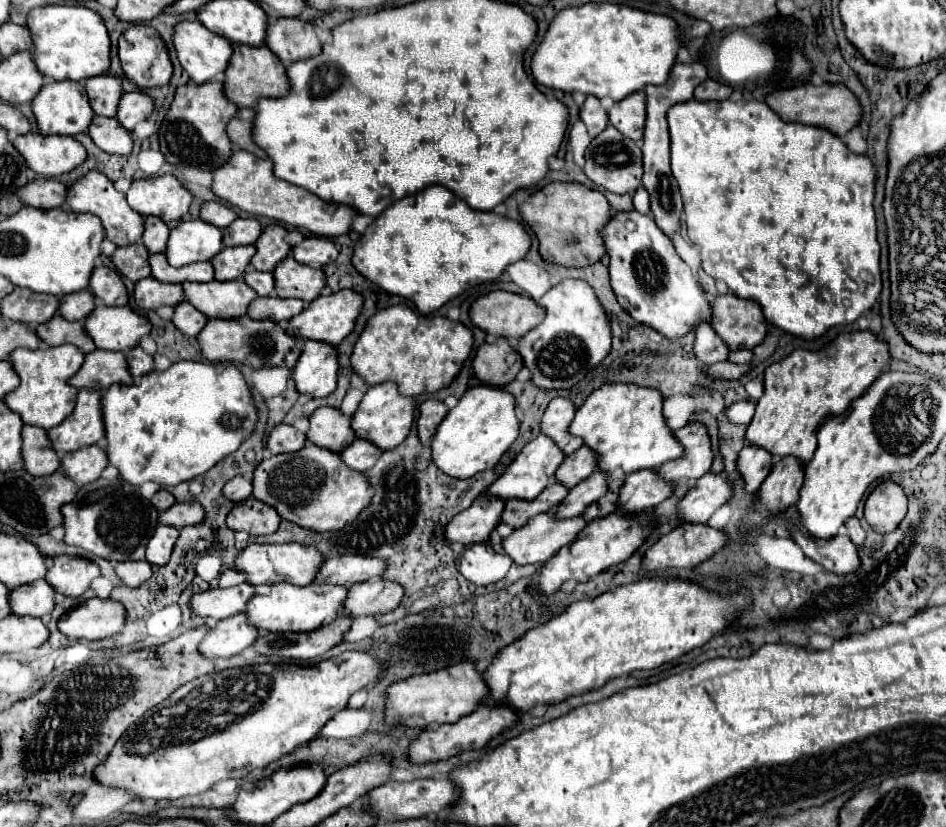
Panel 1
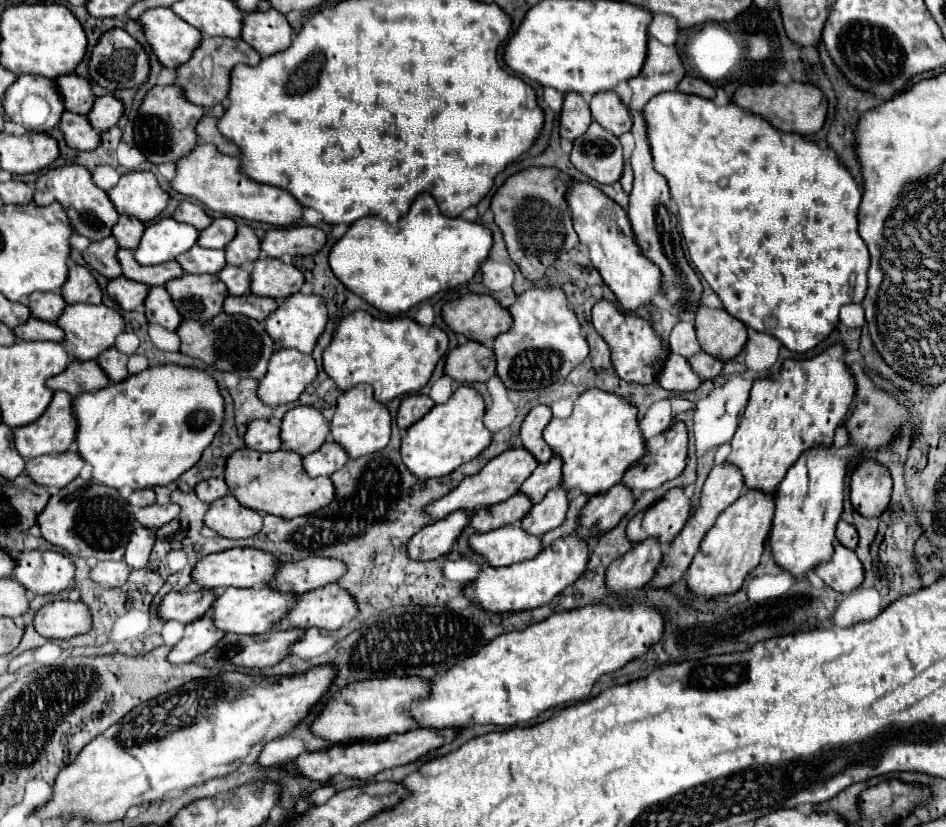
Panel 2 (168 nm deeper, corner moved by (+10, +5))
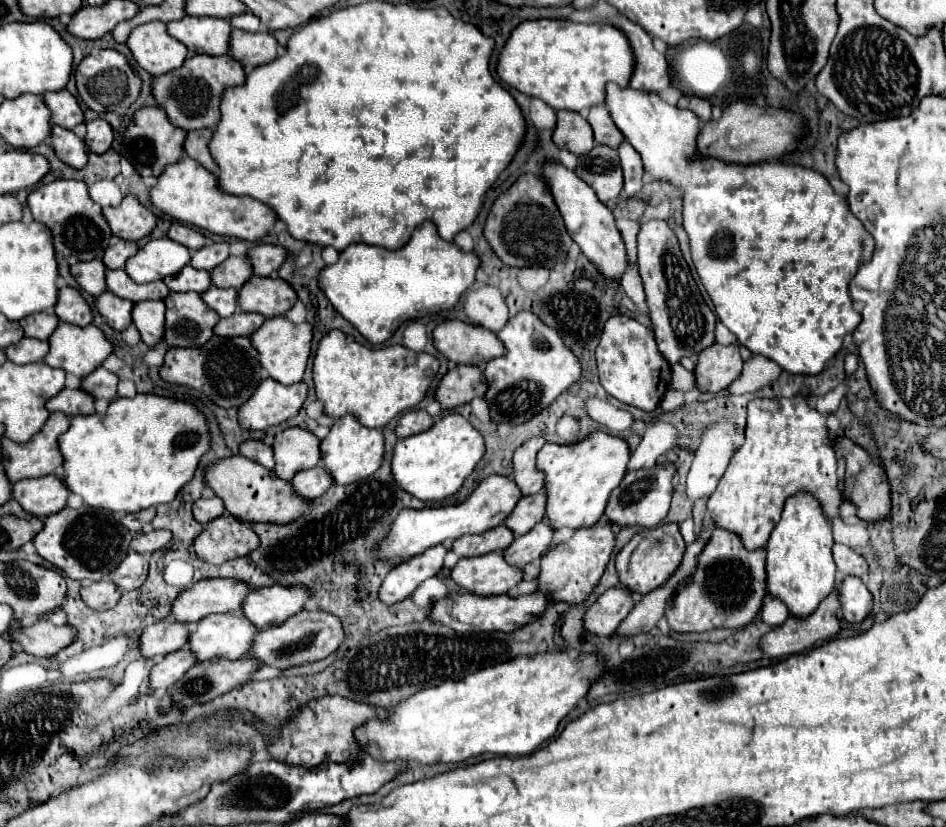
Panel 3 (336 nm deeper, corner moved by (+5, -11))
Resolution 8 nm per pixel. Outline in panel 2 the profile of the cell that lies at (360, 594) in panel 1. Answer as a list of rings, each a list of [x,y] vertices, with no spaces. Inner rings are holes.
[[[328,584],[298,596],[296,604],[288,610],[288,616],[284,616],[276,628],[282,628],[282,624],[288,622],[290,628],[320,628],[334,632],[348,624],[356,614],[358,606],[352,596],[338,584]]]

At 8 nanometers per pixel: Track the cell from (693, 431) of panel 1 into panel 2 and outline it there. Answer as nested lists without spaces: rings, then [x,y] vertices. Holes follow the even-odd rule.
[[[676,422],[674,426],[670,426],[670,430],[646,440],[646,454],[640,460],[636,460],[636,464],[632,464],[632,468],[628,468],[628,472],[624,472],[620,484],[630,488],[634,494],[656,490],[664,482],[680,476],[680,472],[686,466],[686,452],[688,452],[686,426],[682,422]]]

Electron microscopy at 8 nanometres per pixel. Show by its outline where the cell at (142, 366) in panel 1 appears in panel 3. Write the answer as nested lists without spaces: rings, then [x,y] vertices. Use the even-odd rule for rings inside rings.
[[[99,366],[95,372],[91,372],[81,380],[81,388],[93,394],[95,398],[105,398],[111,402],[117,398],[117,382],[119,382],[117,374]]]

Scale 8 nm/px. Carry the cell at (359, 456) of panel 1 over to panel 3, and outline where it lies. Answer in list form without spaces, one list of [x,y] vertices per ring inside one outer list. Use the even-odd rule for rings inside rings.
[[[315,466],[309,470],[297,472],[297,476],[293,476],[291,484],[299,496],[313,500],[313,498],[325,494],[333,486],[333,478],[323,466]]]

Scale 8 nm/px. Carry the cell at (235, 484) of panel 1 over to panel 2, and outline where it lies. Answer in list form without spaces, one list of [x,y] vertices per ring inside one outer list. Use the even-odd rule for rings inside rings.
[[[210,478],[210,480],[204,480],[196,486],[196,496],[208,504],[226,496],[226,494],[228,494],[228,486],[222,478]]]

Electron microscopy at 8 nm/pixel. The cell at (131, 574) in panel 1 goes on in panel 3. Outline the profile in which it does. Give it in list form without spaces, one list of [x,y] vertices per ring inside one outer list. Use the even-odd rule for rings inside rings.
[[[93,582],[89,586],[81,588],[81,598],[89,608],[95,610],[109,610],[113,608],[121,598],[121,588],[113,582]]]

